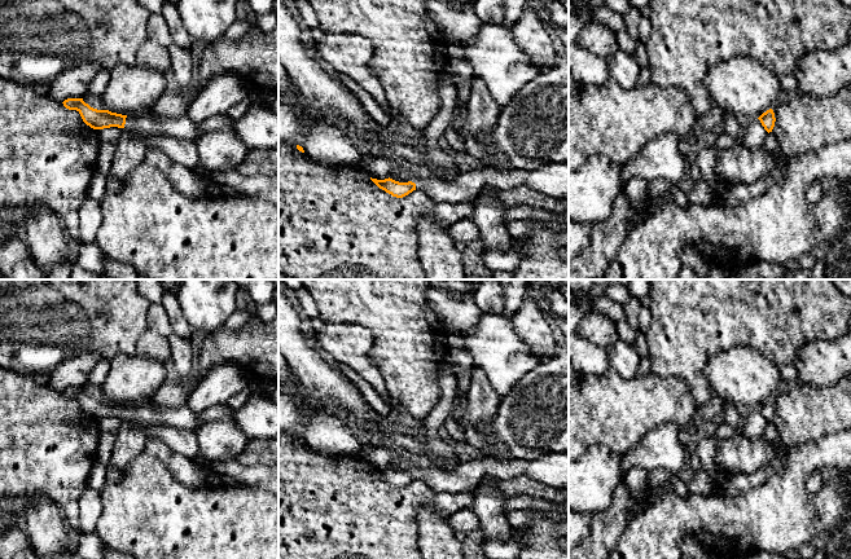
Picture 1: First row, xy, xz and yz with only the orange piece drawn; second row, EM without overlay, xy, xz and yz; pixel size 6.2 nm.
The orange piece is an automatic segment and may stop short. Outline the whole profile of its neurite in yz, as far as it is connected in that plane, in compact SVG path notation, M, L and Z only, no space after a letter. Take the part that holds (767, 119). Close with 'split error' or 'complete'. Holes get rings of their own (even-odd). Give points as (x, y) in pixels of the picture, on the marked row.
M772 109L763 113L758 119L768 133L772 132L776 122L775 113Z; complete

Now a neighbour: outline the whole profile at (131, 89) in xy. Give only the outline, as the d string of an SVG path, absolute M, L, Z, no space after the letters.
M117 65L100 96L105 110L122 115L149 111L166 94L165 74L141 66Z

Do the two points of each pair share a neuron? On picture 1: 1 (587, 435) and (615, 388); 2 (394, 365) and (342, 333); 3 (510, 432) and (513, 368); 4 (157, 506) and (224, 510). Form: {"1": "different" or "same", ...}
{"1": "same", "2": "different", "3": "different", "4": "same"}

